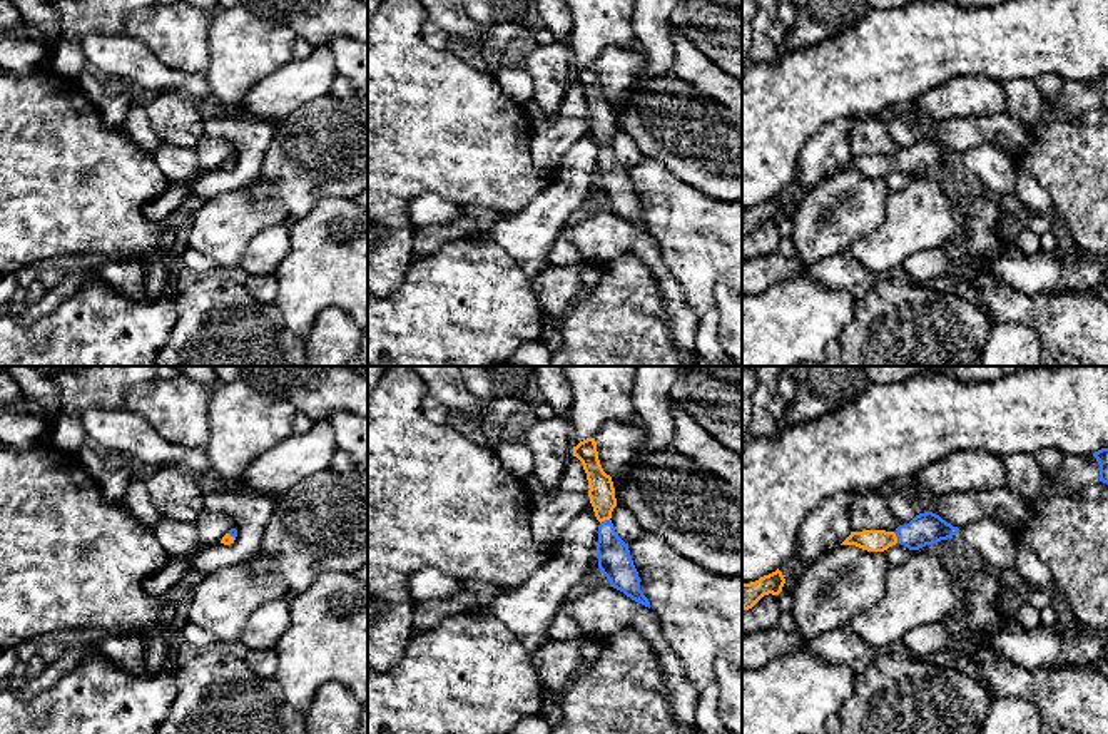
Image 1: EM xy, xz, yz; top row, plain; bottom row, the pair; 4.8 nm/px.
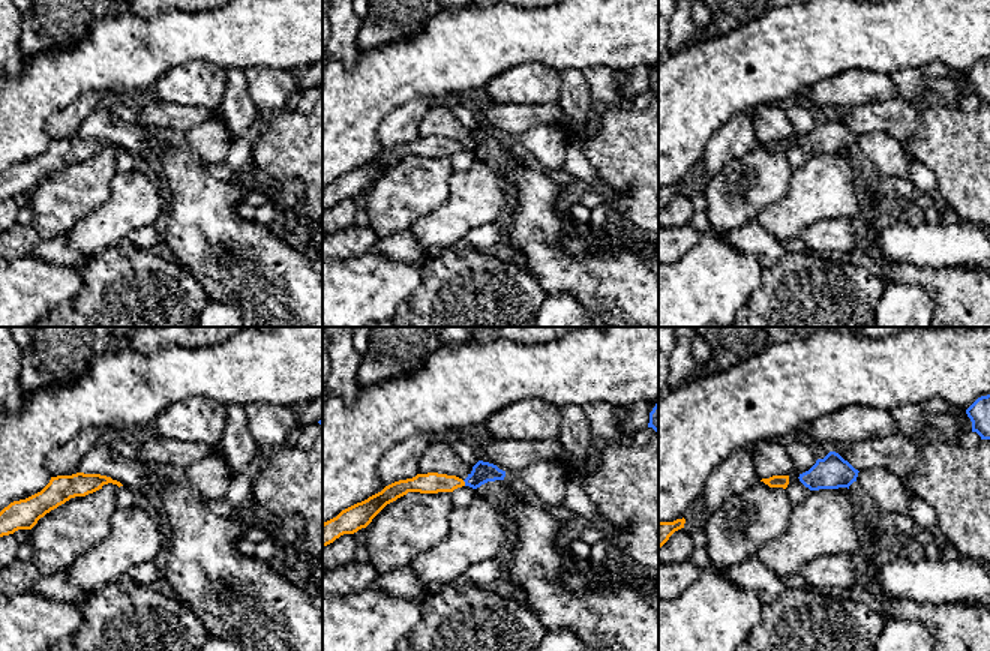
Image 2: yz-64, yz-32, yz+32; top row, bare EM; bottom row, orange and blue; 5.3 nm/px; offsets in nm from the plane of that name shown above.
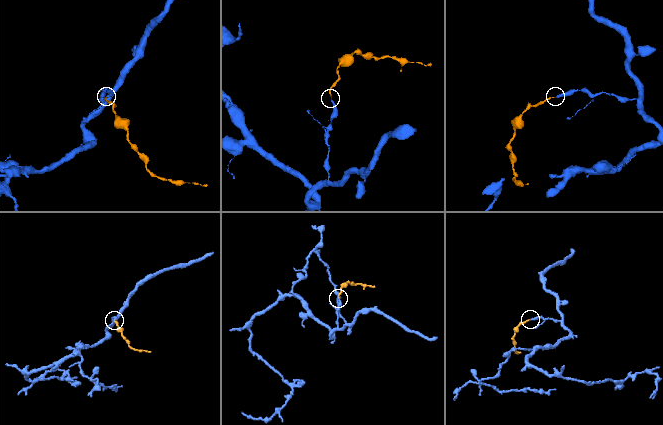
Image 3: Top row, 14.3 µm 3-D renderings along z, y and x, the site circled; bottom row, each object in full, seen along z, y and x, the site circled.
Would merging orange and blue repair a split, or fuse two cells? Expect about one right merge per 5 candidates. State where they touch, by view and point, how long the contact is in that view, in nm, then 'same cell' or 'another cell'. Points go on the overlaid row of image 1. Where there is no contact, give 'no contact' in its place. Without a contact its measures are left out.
contact yz (896, 537); length 60 nm; same cell

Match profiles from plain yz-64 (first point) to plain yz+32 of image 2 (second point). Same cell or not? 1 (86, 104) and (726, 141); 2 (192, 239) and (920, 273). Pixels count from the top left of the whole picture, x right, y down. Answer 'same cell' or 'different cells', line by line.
1: same cell
2: same cell

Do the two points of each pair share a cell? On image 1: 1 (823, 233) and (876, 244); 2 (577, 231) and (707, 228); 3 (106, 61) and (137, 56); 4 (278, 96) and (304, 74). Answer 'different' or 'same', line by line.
1: different
2: different
3: same
4: same

